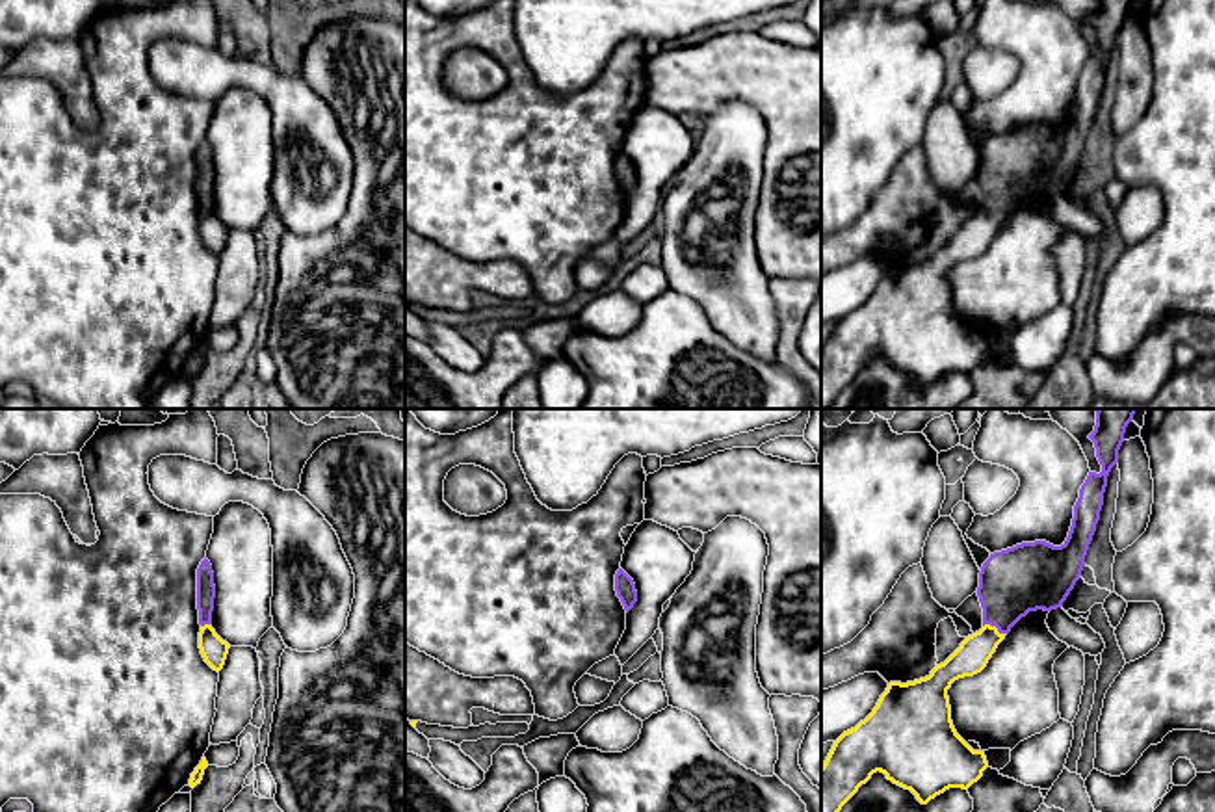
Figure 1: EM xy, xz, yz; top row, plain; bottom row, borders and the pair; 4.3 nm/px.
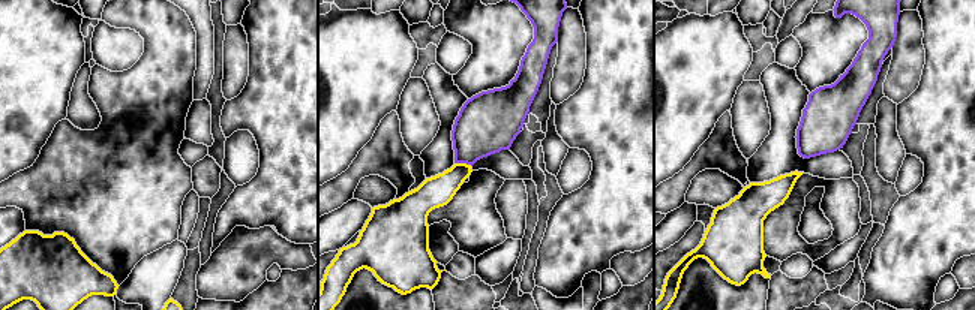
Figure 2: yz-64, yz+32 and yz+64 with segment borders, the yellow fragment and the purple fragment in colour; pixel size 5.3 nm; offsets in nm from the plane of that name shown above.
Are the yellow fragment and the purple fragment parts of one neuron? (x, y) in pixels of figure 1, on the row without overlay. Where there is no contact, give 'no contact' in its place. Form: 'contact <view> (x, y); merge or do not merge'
contact yz (994, 210); do not merge

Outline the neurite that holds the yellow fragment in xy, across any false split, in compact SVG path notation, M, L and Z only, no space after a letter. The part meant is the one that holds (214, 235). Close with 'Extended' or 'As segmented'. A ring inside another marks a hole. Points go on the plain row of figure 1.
M204 208L199 216L199 232L204 245L219 256L225 249L230 229L216 217L212 208Z. As segmented

